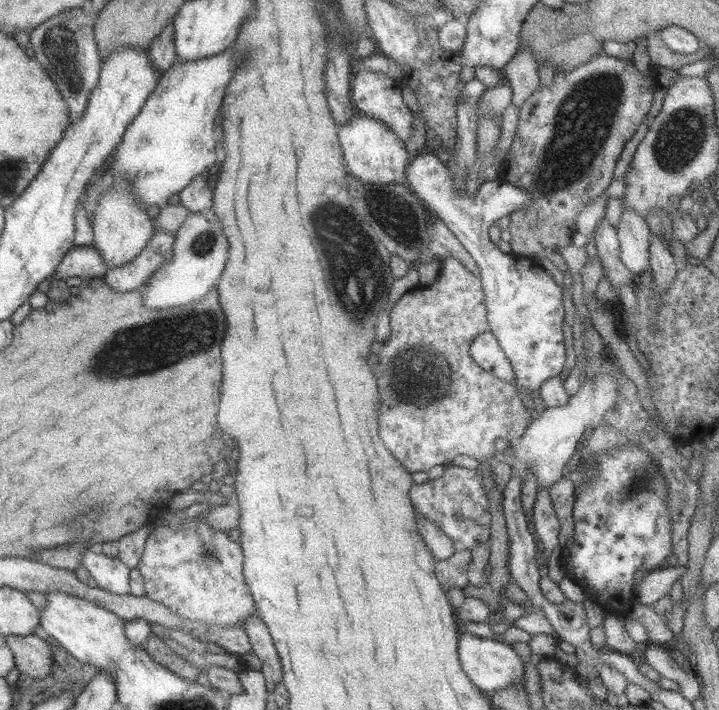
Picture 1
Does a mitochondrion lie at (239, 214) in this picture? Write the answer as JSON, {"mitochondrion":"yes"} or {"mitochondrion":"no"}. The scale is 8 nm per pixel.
{"mitochondrion":"no"}

